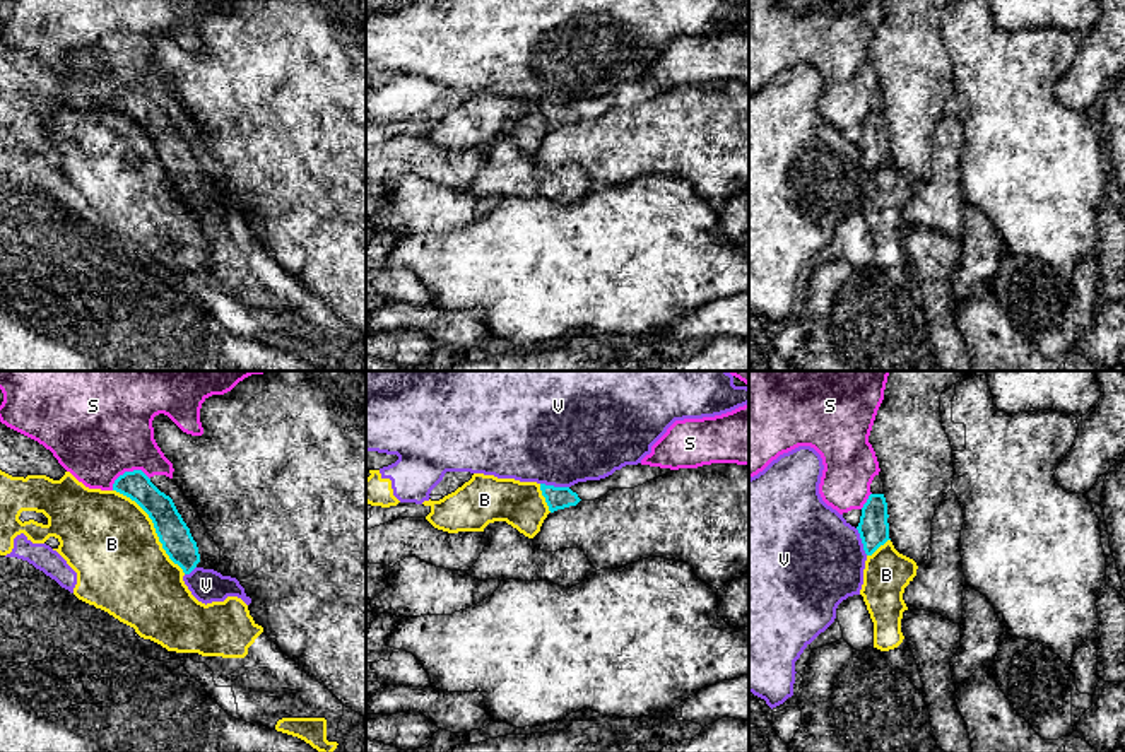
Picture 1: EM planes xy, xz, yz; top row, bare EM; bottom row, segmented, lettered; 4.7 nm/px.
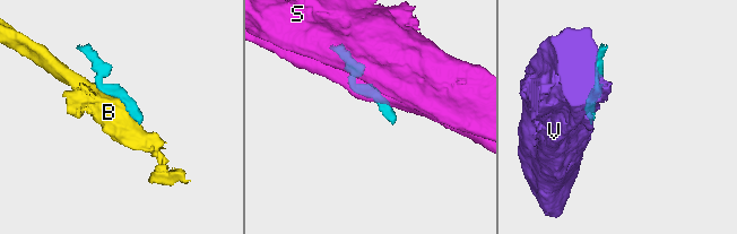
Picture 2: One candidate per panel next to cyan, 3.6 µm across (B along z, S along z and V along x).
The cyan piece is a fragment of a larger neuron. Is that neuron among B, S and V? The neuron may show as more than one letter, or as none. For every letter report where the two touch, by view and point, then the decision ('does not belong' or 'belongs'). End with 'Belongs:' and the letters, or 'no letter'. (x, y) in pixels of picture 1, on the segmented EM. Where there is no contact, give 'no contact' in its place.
B: xy (154, 527) | belongs
S: xy (127, 472) | does not belong
V: xz (553, 486) | does not belong
Belongs: B

